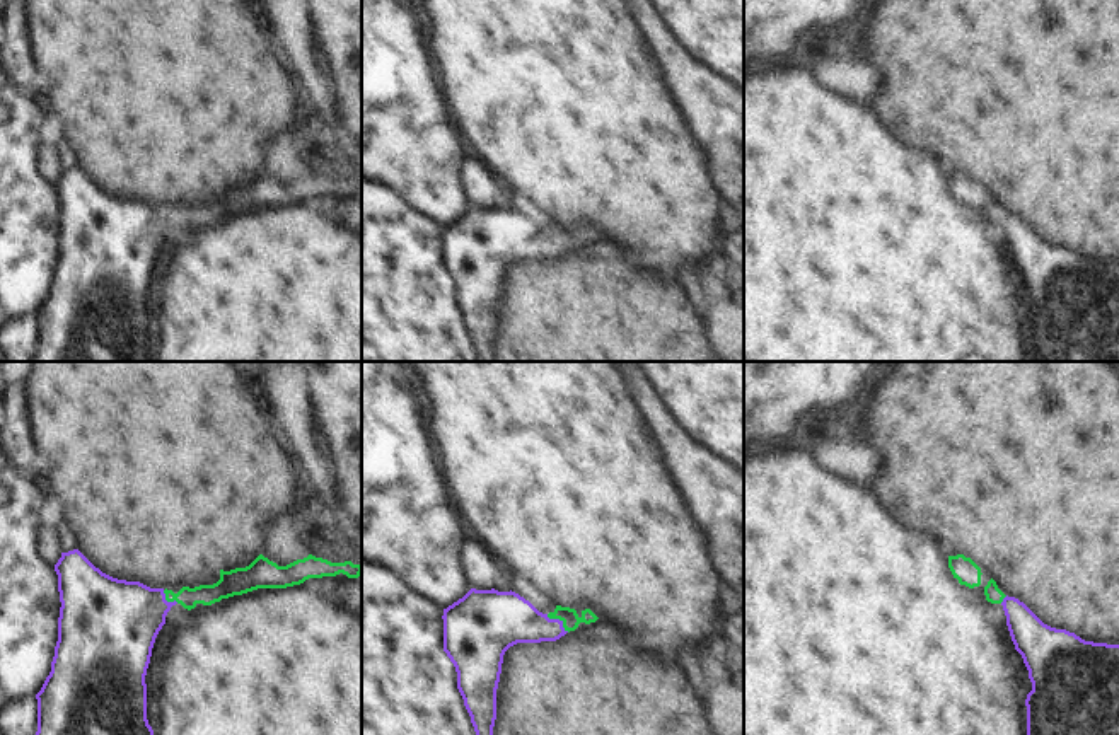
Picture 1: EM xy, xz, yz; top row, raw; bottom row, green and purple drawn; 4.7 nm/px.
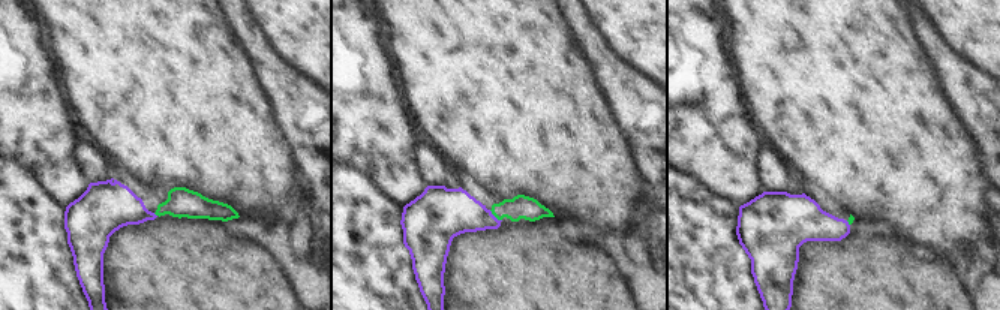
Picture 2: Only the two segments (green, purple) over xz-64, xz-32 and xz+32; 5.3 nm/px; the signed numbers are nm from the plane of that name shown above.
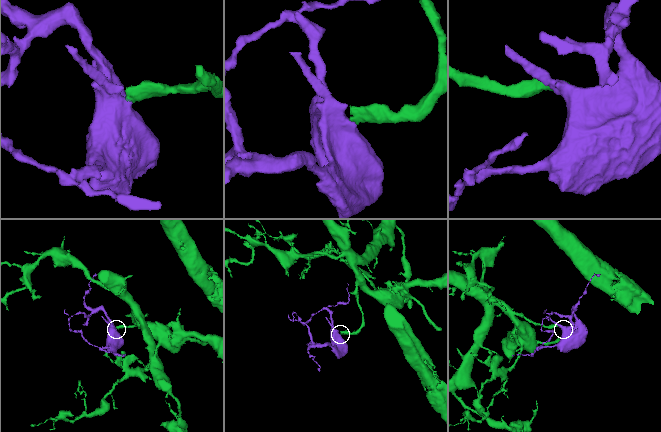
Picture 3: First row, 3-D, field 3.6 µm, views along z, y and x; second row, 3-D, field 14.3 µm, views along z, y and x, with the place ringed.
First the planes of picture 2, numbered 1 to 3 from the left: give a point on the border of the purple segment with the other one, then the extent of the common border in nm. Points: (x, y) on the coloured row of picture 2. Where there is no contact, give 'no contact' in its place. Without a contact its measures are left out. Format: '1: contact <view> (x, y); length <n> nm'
1: no contact
2: contact xz-32 (495, 216); length 90 nm
3: contact xz+32 (849, 223); length 40 nm

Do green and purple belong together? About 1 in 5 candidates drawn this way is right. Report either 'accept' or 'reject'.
accept

